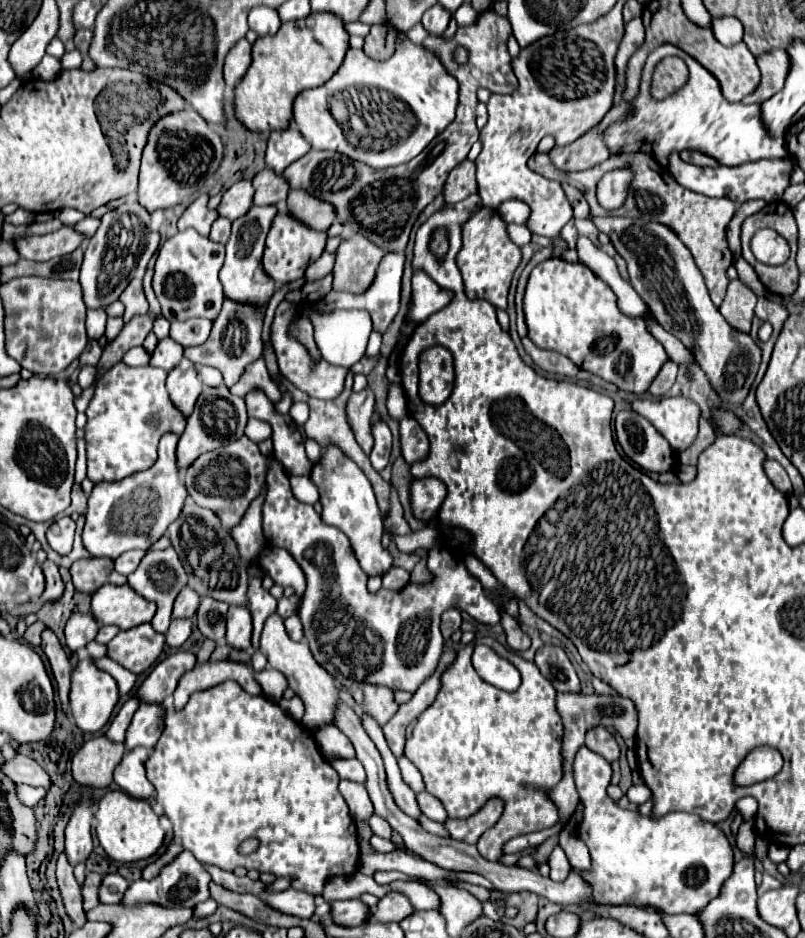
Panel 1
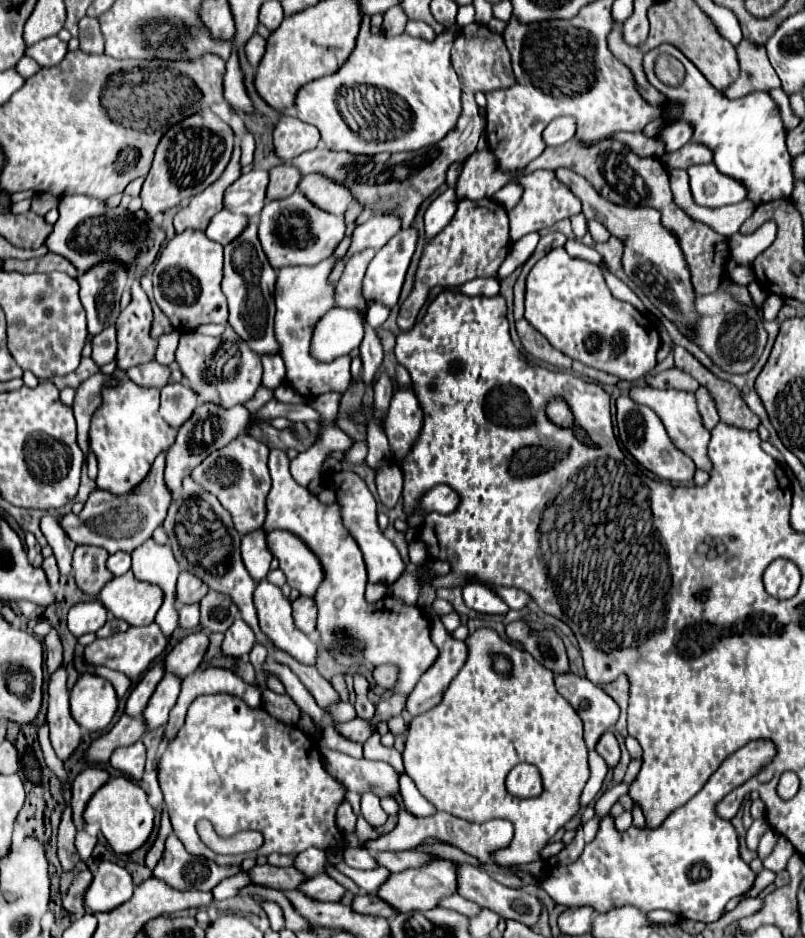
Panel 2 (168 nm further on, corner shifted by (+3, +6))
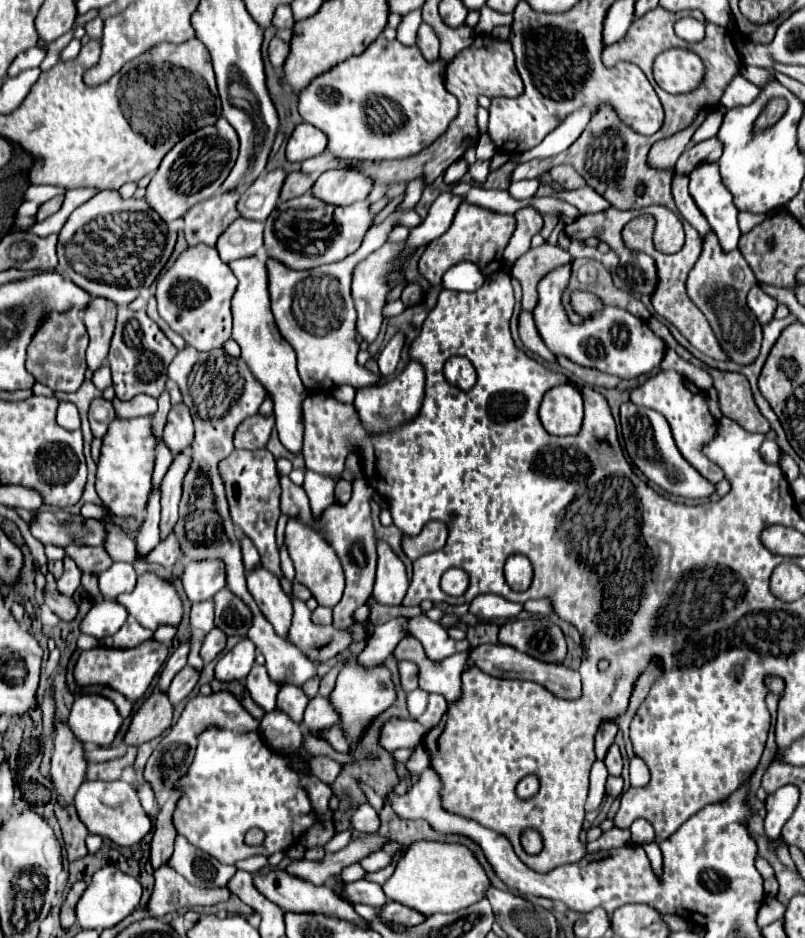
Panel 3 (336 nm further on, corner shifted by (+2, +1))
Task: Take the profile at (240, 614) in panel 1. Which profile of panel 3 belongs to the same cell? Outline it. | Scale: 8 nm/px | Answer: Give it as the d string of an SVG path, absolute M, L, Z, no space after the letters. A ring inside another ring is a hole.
M245 638L217 662L215 678L219 682L245 680L253 668L253 662L255 662L255 646L249 638Z

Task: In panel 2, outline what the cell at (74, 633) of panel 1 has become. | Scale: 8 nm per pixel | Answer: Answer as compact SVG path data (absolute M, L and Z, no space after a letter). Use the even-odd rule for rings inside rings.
M100 601L78 603L68 611L68 629L74 637L96 633L108 619L108 611Z

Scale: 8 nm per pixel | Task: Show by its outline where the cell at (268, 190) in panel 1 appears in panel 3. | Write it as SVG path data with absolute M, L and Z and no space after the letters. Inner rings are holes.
M291 172L287 178L285 178L285 184L281 188L281 200L291 200L295 196L303 196L305 192L311 190L315 178L309 176L309 174L303 174L303 172Z

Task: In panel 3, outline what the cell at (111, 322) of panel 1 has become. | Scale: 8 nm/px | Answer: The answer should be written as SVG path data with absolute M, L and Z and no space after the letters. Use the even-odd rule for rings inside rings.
M101 366L95 374L93 374L93 384L103 392L105 388L111 386L111 372L109 372L109 366Z

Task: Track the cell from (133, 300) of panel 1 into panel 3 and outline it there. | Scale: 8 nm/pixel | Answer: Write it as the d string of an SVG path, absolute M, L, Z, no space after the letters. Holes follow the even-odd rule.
M121 308L117 312L115 334L109 350L109 366L113 374L113 388L119 400L127 402L137 394L147 394L159 398L167 384L167 368L173 362L177 348L167 340L159 326L145 312L131 312Z

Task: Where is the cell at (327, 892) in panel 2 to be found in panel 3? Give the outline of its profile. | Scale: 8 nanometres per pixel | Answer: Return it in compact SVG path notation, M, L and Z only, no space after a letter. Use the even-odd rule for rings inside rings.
M369 880L345 884L343 890L349 896L349 902L361 902L361 904L375 906L375 908L381 908L381 906L385 906L385 902L389 902L389 898L381 890L381 886L375 882L369 882Z

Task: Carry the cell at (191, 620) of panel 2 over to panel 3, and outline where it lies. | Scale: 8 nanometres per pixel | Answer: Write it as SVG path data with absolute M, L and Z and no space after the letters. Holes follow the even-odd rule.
M213 600L193 604L193 608L191 608L191 626L201 634L207 634L209 630L213 630L215 628L213 610L215 610Z

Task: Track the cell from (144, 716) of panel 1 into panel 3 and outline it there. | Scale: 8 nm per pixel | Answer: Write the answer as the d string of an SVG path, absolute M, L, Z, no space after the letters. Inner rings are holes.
M185 666L175 678L173 678L173 682L171 682L171 686L169 686L169 700L171 700L171 704L179 704L183 698L187 698L189 694L191 694L191 690L197 686L197 682L199 682L199 670L195 670L193 666Z

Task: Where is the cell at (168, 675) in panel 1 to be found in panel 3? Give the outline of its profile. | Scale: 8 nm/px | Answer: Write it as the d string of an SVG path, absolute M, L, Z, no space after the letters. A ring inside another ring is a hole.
M213 628L213 630L203 638L201 658L205 660L205 664L209 664L213 658L217 658L217 654L225 648L225 644L227 644L227 636L225 636L225 632Z

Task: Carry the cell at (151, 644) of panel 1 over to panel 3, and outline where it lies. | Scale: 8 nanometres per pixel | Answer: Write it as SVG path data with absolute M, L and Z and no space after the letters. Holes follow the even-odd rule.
M147 640L141 646L135 648L127 648L127 650L117 650L117 648L91 648L81 652L77 664L75 664L75 682L79 686L91 686L91 684L103 684L109 686L113 690L117 690L119 694L123 694L129 702L137 702L139 698L145 696L145 692L149 690L153 678L161 672L163 662L167 660L169 650L165 644L159 644L155 640Z

